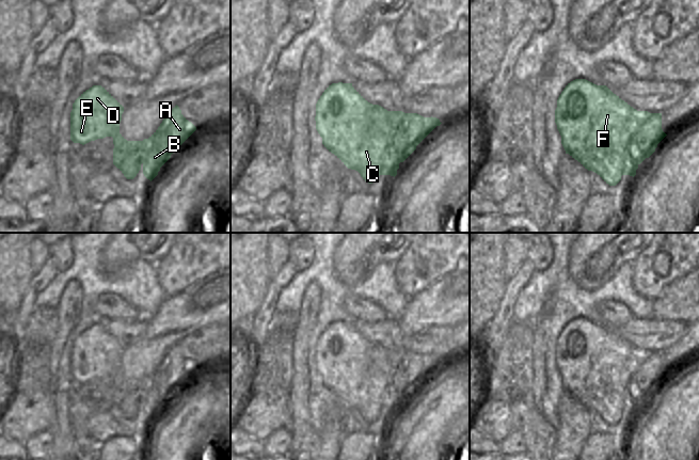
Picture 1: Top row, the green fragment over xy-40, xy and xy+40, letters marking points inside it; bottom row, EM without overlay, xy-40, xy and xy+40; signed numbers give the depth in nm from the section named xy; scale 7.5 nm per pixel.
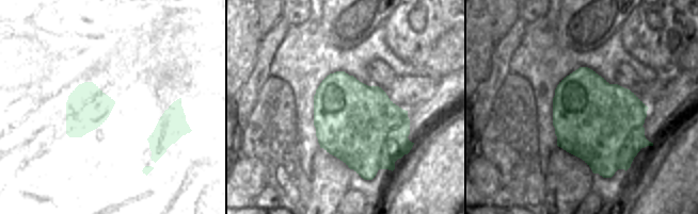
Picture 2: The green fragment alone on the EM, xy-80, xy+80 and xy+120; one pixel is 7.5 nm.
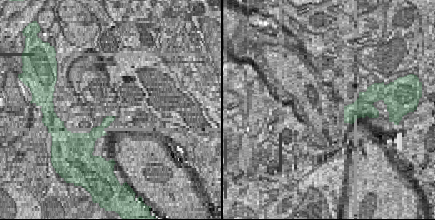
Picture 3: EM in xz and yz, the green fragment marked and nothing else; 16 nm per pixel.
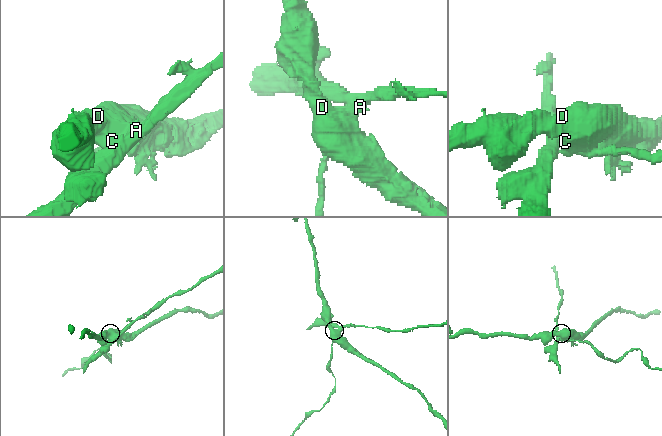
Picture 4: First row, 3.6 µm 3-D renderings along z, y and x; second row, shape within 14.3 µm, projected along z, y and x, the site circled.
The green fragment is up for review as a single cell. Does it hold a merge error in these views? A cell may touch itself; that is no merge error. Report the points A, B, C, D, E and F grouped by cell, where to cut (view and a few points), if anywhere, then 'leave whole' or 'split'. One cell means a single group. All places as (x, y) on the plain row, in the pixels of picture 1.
A B / C D E F; cut in xy+40 along (651, 352), (625, 390), (625, 403), (622, 413); split

